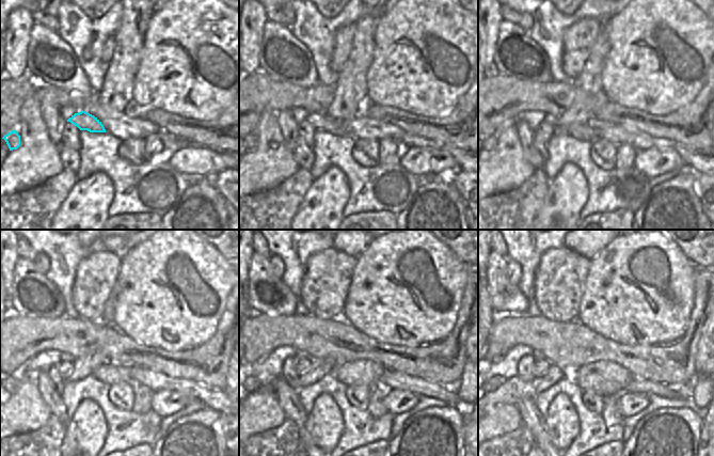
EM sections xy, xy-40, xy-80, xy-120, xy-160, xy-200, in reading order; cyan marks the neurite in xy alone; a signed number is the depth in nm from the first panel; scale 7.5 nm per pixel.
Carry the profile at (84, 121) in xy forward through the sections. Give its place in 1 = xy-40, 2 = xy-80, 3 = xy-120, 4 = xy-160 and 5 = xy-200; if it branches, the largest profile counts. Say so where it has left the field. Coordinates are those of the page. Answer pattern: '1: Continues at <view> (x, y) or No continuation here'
1: Continues at xy-40 (321, 122)
2: Continues at xy-80 (582, 131)
3: Continues at xy-120 (111, 374)
4: Continues at xy-160 (356, 373)
5: Continues at xy-200 (606, 378).

